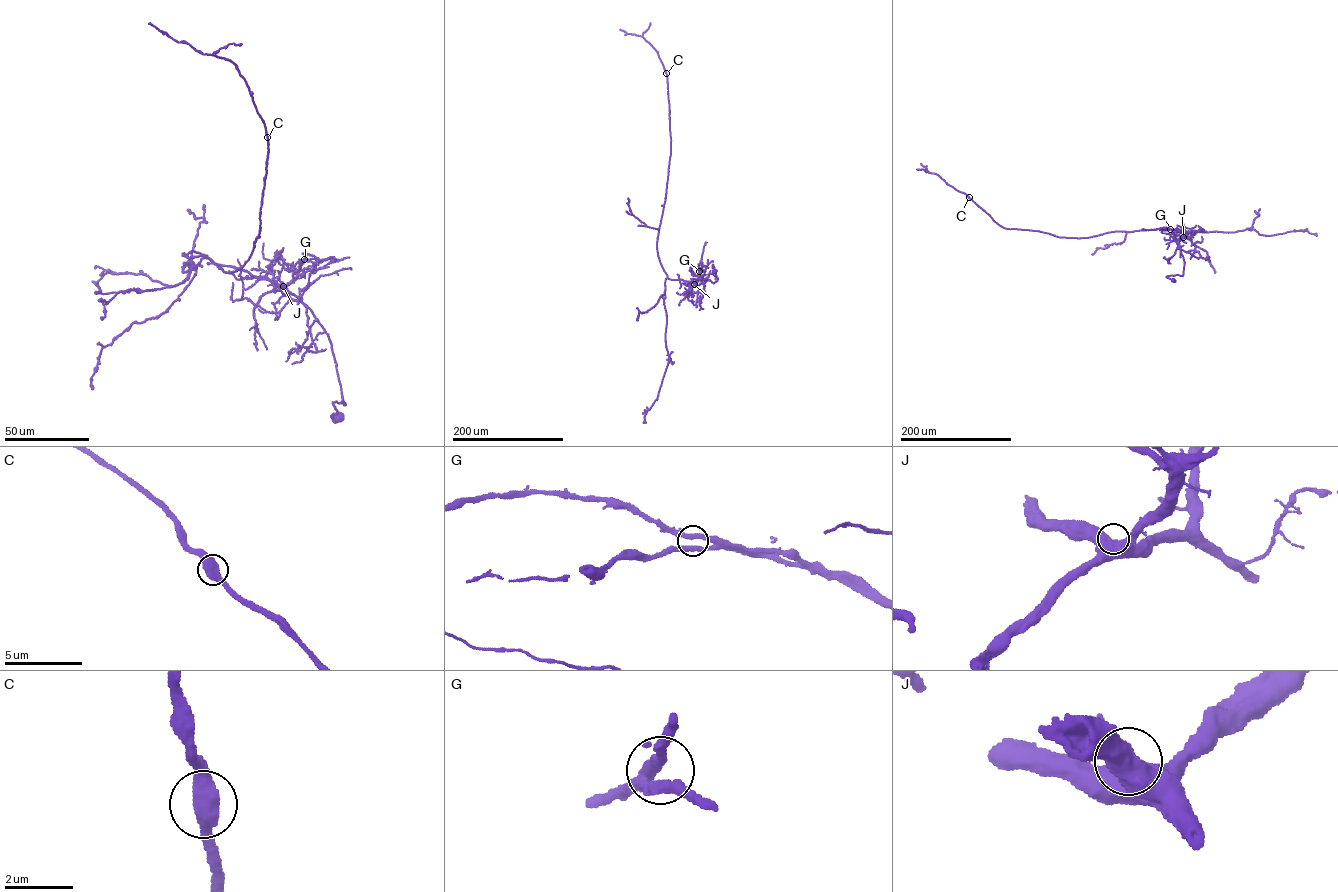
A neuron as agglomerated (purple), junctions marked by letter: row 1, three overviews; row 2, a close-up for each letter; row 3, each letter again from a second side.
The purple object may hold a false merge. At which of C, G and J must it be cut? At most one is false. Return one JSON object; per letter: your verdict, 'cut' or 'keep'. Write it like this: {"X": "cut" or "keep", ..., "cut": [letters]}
{"C": "keep", "G": "keep", "J": "keep", "cut": []}

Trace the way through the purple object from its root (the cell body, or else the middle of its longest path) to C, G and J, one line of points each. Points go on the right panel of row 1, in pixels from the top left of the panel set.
C: (1173, 280), (1166, 276), (1182, 276), (1184, 262), (1182, 238), (1173, 229), (1059, 237), (1005, 228), (969, 197)
G: (1173, 280), (1166, 276), (1183, 275), (1184, 261), (1178, 242), (1185, 235), (1170, 229)
J: (1173, 280), (1166, 276), (1183, 275), (1184, 261), (1178, 242), (1183, 237)

